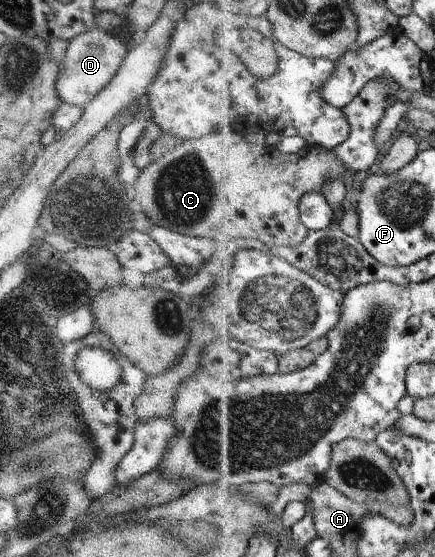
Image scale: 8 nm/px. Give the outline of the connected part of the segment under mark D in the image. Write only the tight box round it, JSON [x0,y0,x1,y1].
[56,25,131,109]

